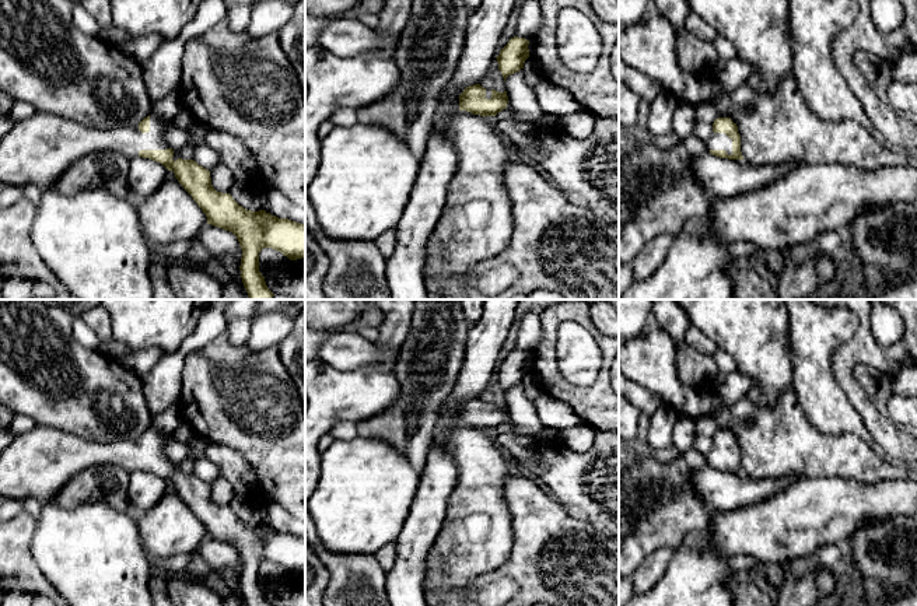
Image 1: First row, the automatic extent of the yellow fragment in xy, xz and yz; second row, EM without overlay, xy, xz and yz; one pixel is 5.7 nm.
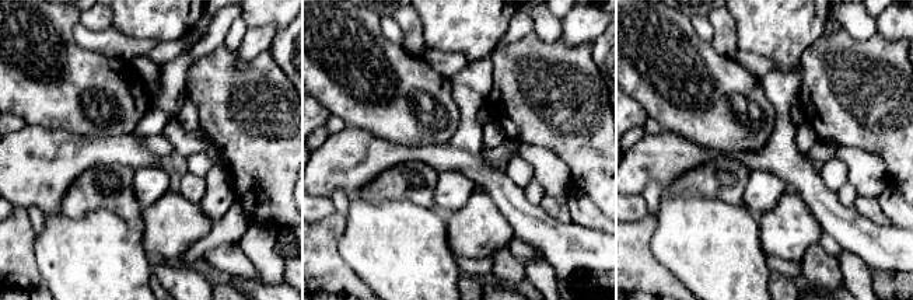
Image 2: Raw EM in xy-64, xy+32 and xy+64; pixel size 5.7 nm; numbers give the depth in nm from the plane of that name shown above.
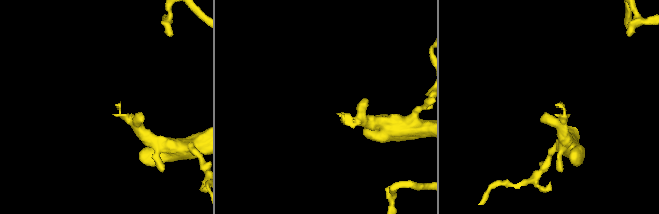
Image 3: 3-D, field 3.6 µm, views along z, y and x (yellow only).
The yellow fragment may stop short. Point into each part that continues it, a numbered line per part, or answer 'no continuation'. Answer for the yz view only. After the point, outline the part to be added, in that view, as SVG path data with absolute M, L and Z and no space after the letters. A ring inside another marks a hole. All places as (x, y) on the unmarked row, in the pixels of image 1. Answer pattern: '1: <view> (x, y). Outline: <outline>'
1: yz (718, 454). Outline: M714 446L706 455L707 465L710 463L725 463L728 469L732 467L732 452L729 452L725 446Z

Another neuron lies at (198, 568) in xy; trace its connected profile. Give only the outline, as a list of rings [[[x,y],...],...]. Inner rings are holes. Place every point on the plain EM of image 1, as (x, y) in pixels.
[[[196,554],[192,557],[192,560],[188,563],[186,575],[197,582],[204,582],[206,577],[213,570],[210,565],[204,561],[204,558],[200,554]]]

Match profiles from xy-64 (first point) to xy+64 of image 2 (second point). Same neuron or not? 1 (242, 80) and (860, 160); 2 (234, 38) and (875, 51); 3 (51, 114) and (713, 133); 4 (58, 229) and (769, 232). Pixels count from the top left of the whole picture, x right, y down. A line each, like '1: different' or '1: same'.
1: different
2: different
3: same
4: different

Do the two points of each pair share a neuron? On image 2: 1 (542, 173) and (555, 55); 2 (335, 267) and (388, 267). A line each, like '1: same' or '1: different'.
1: different
2: different

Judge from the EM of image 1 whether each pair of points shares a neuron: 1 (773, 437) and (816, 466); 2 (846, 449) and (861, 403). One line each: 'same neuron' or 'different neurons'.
1: same neuron
2: different neurons

